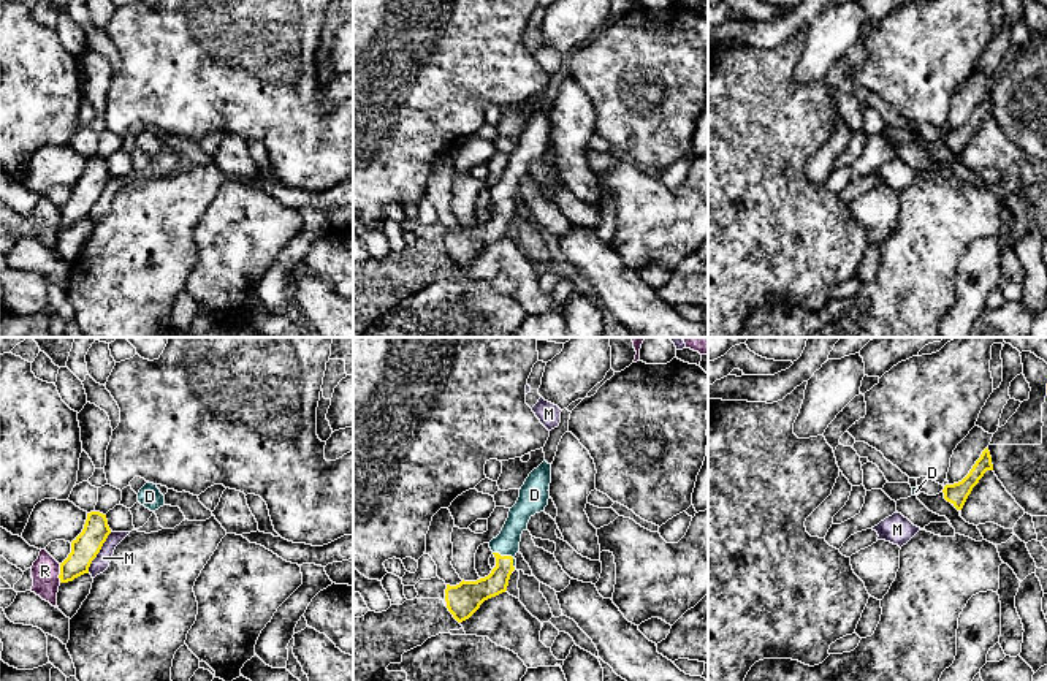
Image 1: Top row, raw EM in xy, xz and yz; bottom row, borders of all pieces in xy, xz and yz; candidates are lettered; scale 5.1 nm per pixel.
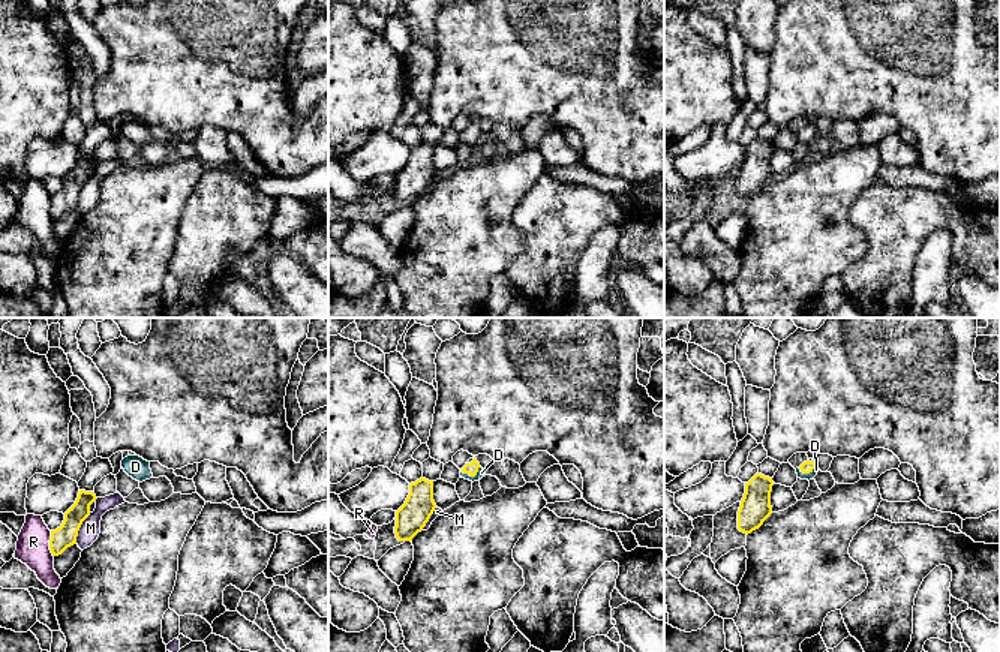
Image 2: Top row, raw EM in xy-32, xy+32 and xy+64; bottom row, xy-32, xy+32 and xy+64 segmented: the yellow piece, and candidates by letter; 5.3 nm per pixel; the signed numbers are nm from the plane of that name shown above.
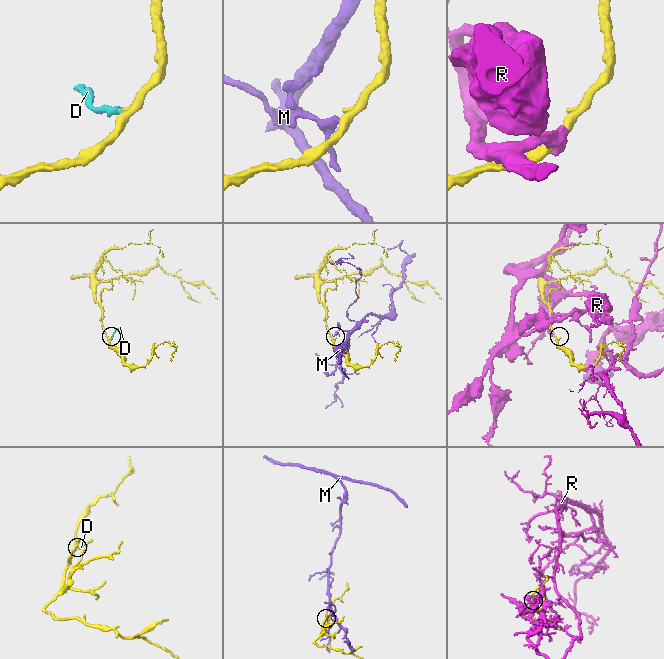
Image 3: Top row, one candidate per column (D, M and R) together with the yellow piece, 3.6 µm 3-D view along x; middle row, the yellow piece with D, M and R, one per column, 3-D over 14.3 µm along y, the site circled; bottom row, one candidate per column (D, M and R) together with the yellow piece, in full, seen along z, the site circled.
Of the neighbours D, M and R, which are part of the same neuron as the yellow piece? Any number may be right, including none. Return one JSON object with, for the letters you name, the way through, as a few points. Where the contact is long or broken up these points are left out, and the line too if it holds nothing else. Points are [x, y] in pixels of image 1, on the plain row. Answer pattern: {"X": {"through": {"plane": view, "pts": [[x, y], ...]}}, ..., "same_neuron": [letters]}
{"D": {"through": {"plane": "xz", "pts": [[475, 238], [502, 216], [509, 201], [507, 189]]}}, "same_neuron": ["D"]}

